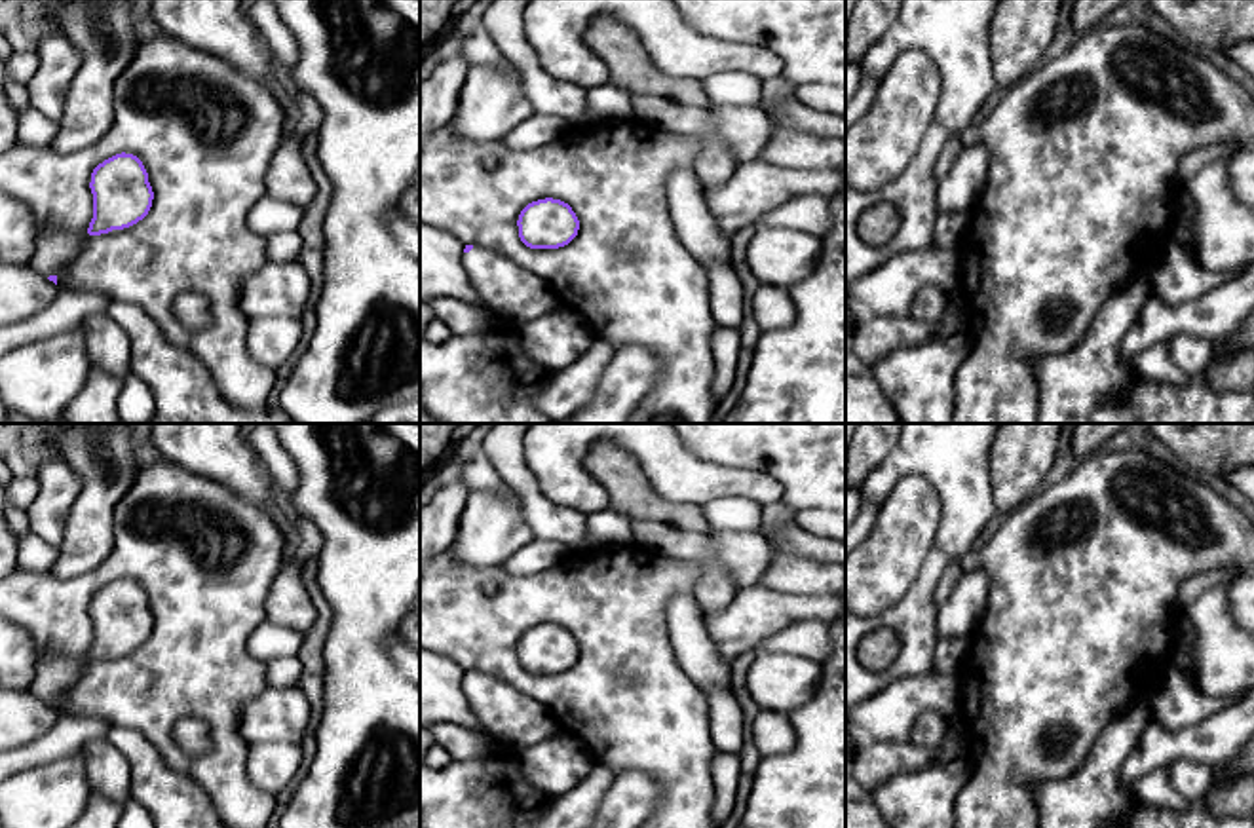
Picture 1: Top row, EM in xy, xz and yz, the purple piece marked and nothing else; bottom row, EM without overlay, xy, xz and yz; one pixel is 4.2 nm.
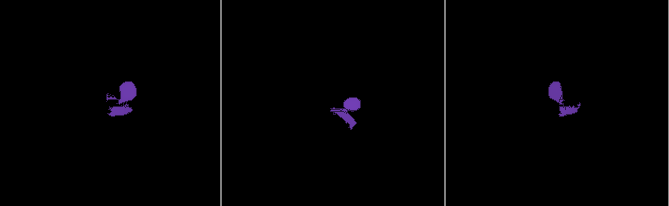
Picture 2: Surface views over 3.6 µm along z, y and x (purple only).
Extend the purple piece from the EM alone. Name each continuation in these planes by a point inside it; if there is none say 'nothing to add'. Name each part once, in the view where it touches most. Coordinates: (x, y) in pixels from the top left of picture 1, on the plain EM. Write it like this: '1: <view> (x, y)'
1: xz (506, 715)

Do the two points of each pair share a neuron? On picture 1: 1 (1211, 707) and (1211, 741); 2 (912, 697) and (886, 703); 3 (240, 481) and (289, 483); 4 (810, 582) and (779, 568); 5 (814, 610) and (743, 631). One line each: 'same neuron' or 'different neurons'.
1: different neurons
2: same neuron
3: different neurons
4: same neuron
5: same neuron

